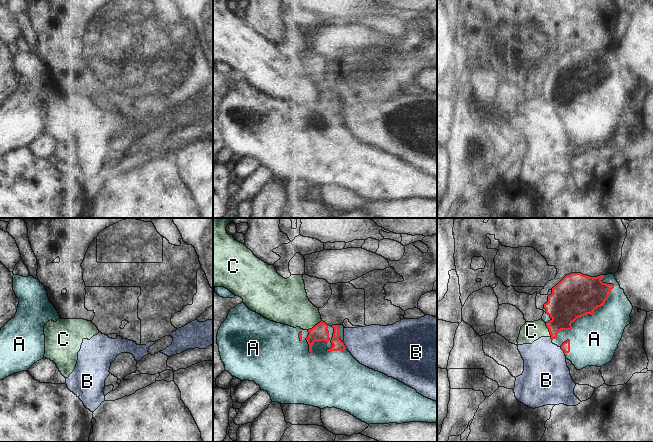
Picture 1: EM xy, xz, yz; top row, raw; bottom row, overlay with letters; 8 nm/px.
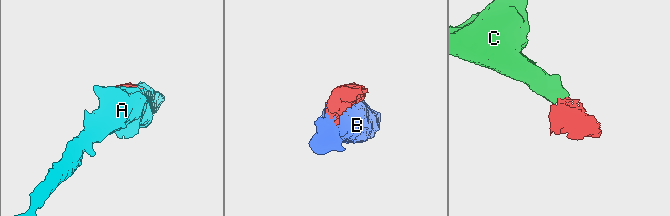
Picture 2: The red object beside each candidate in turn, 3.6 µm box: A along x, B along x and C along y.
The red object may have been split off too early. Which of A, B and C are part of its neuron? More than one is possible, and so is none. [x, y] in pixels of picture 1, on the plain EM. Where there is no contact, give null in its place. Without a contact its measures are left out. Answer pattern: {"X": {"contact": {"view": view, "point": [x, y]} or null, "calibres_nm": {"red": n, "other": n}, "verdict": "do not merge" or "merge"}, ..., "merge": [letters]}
{"A": {"contact": {"view": "xz", "point": [319, 116]}, "calibres_nm": {"red": 140, "other": 340}, "verdict": "merge"}, "B": {"contact": {"view": "xz", "point": [344, 121]}, "calibres_nm": {"red": 90, "other": 340}, "verdict": "do not merge"}, "C": {"contact": {"view": "xz", "point": [315, 101]}, "calibres_nm": {"red": 140, "other": 300}, "verdict": "do not merge"}, "merge": ["A"]}

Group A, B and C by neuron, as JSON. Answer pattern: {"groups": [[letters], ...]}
{"groups": [["A"], ["B", "C"]]}

